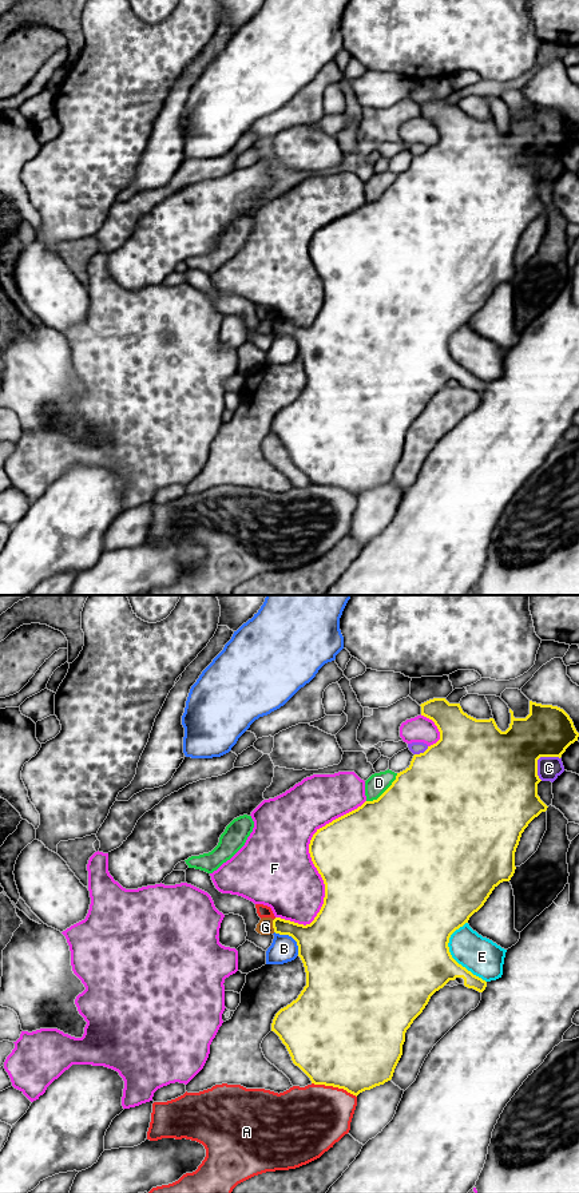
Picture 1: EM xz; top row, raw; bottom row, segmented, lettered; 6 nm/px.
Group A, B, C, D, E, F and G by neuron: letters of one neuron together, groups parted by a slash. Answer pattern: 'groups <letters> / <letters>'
groups A / B / C / D / E / F / G

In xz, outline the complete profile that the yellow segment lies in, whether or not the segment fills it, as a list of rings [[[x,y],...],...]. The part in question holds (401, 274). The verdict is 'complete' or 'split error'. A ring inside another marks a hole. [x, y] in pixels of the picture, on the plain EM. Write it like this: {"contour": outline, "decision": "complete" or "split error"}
{"contour": [[[433,99],[420,107],[421,116],[432,120],[437,127],[440,140],[428,147],[424,154],[415,155],[411,166],[397,174],[396,181],[377,201],[365,202],[357,210],[333,221],[313,235],[309,254],[325,285],[324,305],[314,321],[306,326],[281,318],[273,321],[275,334],[289,336],[297,342],[298,357],[306,373],[306,387],[296,401],[275,415],[271,432],[279,437],[293,464],[310,479],[312,484],[344,490],[356,498],[392,480],[402,456],[405,433],[436,392],[456,378],[463,378],[464,387],[468,389],[479,393],[485,391],[485,381],[473,376],[452,358],[448,348],[449,338],[456,330],[468,324],[469,318],[484,306],[500,284],[511,281],[516,270],[515,253],[522,234],[535,218],[548,209],[538,197],[538,185],[542,182],[538,177],[538,160],[540,158],[560,159],[566,150],[579,138],[572,120],[563,110],[532,102],[530,102],[530,115],[526,119],[515,119],[513,112],[509,110],[511,124],[505,132],[497,128],[493,119],[476,120],[464,114],[460,104],[449,104],[445,99]]], "decision": "complete"}

